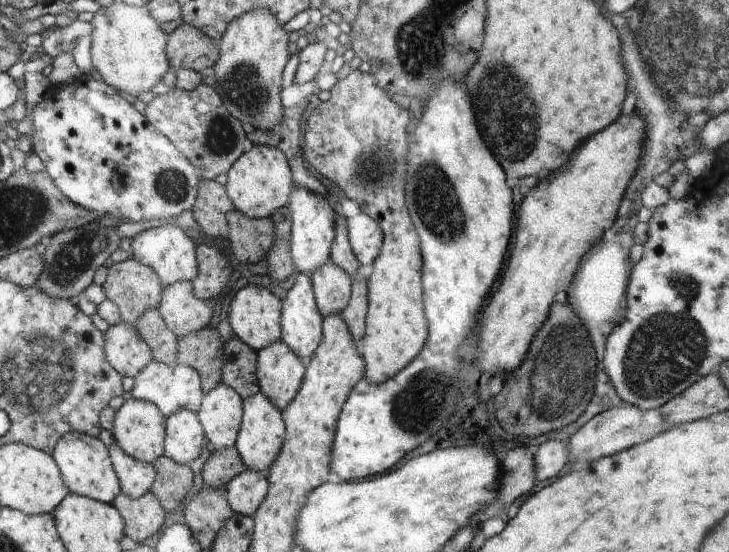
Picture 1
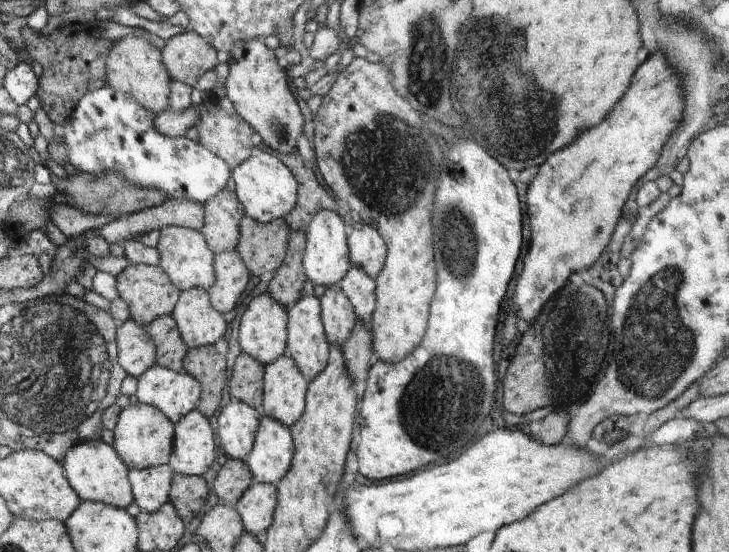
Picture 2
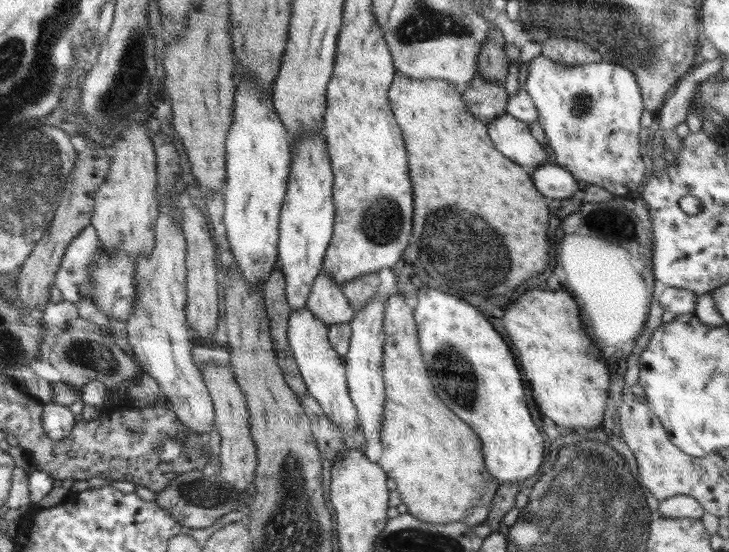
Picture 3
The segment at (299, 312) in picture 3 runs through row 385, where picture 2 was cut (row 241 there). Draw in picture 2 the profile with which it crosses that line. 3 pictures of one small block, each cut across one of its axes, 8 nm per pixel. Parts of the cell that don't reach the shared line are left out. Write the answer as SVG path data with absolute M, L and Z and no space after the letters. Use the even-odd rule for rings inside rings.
M320 210L312 220L305 232L306 246L304 247L304 258L302 259L305 275L314 285L324 285L331 287L337 285L350 270L351 260L348 256L348 231L342 218L331 210Z

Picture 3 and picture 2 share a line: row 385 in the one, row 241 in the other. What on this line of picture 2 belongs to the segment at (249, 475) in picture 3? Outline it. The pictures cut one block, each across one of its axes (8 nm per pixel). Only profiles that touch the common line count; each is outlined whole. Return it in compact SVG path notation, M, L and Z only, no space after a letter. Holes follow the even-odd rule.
M224 187L214 198L208 199L204 203L204 228L199 230L206 240L206 244L215 254L220 252L230 252L238 246L240 240L240 221L246 215L242 204L237 198L237 194Z

